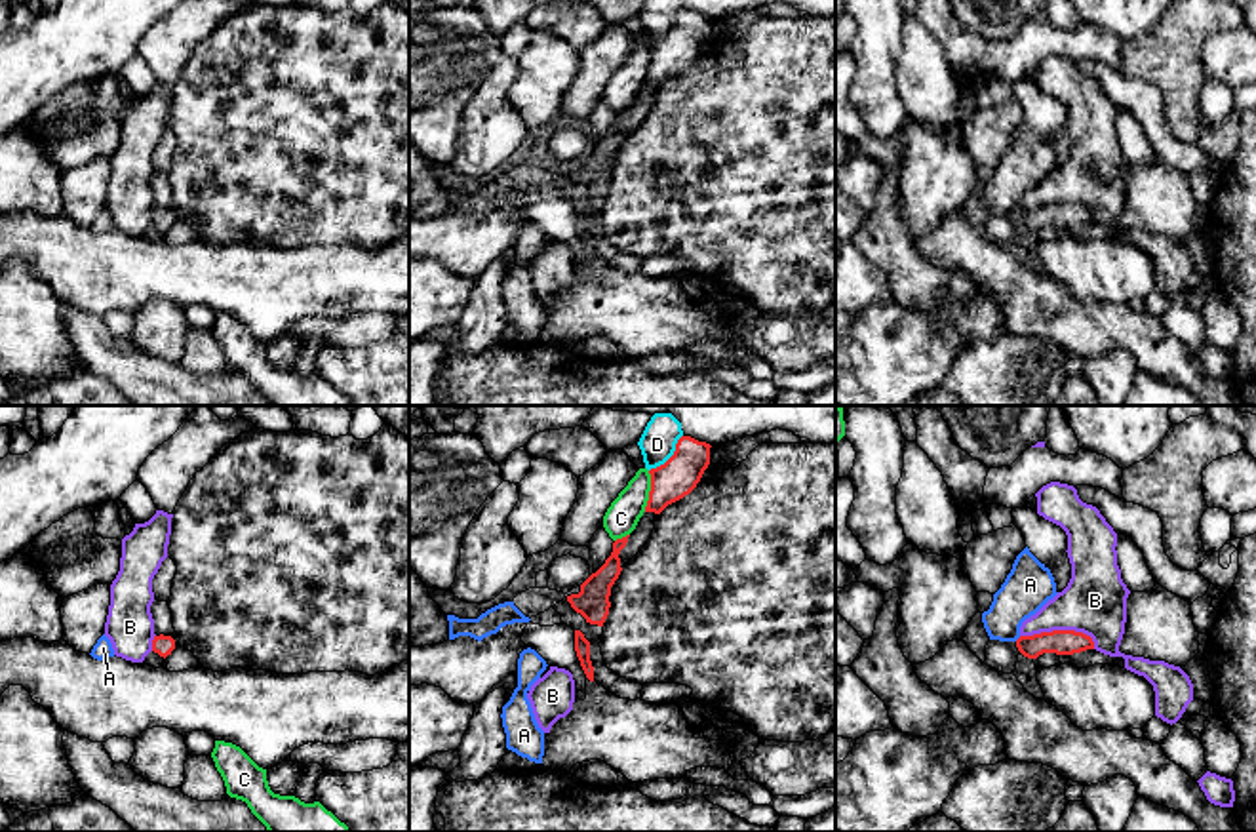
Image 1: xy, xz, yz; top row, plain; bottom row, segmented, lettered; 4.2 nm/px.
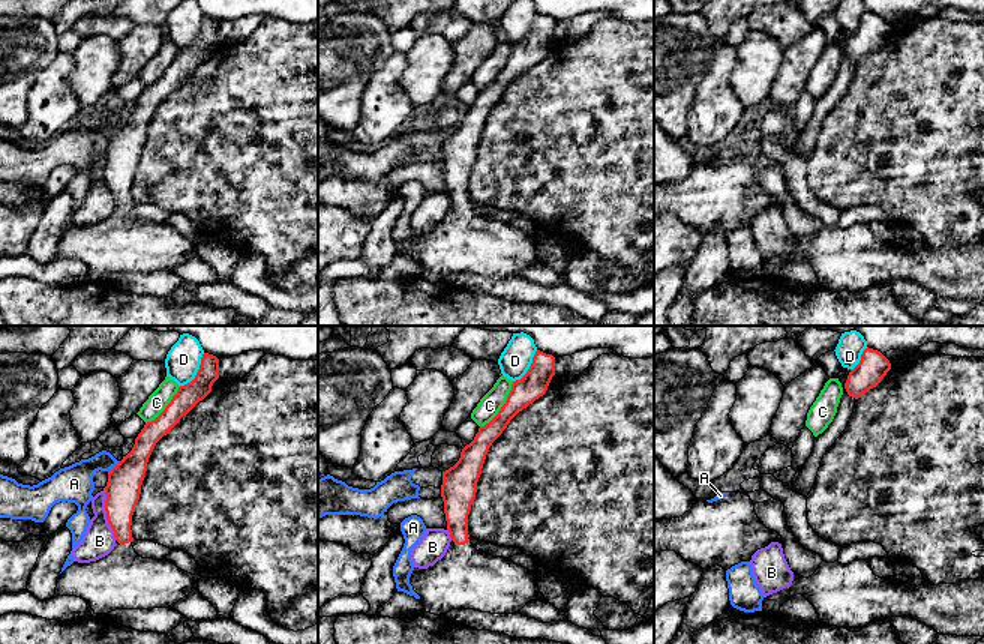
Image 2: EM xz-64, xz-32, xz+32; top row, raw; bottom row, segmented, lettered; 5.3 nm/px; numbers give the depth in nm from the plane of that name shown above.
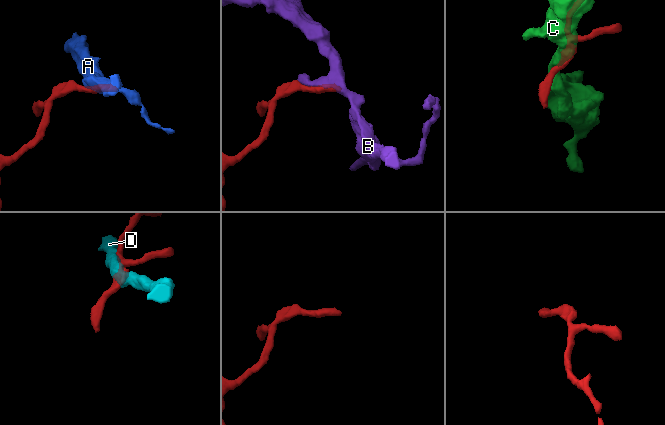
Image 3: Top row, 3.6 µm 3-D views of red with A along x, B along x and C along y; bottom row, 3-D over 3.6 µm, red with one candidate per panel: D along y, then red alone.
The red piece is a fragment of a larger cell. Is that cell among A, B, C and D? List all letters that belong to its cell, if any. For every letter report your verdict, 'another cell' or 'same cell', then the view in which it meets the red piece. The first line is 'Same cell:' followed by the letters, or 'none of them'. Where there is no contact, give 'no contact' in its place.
Same cell: none of them
A: another cell; contact in yz
B: another cell; contact in yz
C: another cell; contact in xz
D: another cell; contact in xz

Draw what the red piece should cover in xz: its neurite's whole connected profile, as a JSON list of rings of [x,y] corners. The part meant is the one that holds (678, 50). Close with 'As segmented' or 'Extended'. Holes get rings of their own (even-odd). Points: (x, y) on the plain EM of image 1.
[[[681,10],[674,29],[651,42],[651,65],[645,86],[660,88],[668,78],[689,69],[710,38],[710,17]]]. As segmented

